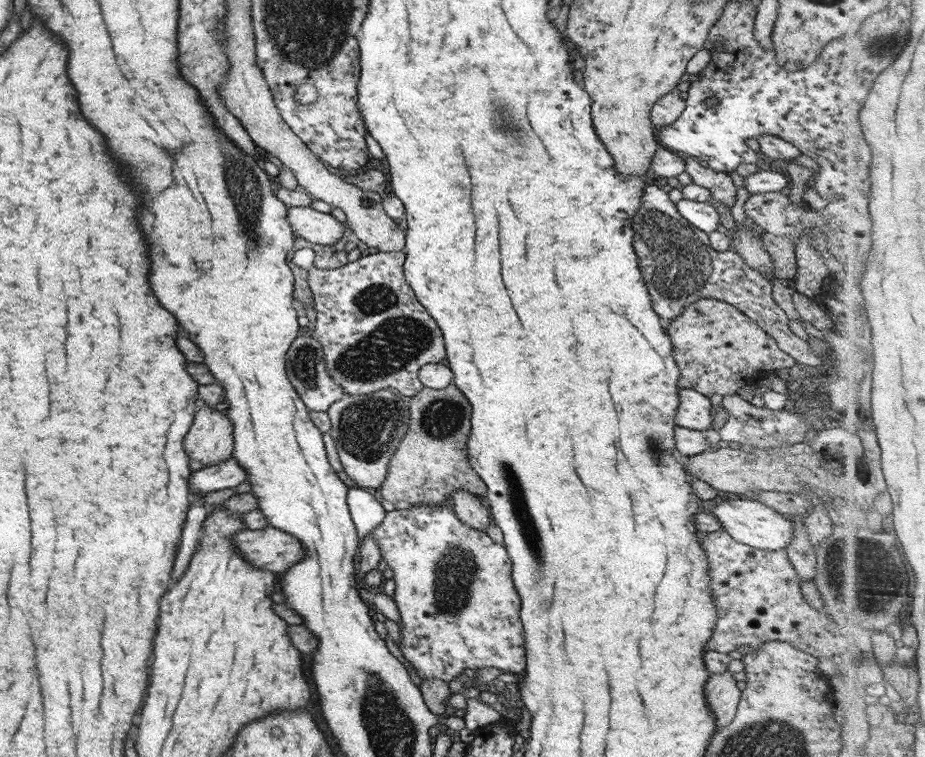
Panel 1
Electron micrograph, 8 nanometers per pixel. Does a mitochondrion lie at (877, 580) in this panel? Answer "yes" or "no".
yes

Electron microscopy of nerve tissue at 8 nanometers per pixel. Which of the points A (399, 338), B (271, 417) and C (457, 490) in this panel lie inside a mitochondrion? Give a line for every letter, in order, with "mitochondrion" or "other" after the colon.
A: mitochondrion
B: other
C: other

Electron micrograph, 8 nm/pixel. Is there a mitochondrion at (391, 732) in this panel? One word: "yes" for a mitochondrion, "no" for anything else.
yes

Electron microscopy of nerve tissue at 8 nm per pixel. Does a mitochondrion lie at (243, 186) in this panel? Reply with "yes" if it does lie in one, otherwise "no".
yes

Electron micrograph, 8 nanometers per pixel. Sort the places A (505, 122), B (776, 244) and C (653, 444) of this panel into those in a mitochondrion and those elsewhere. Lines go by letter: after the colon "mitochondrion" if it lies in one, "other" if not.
A: mitochondrion
B: other
C: mitochondrion

